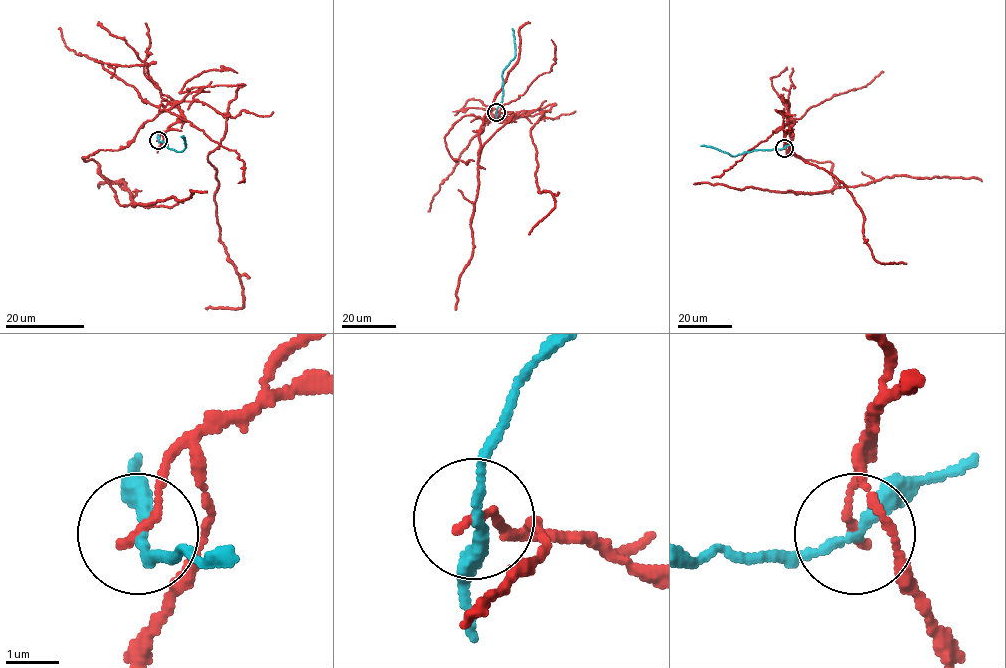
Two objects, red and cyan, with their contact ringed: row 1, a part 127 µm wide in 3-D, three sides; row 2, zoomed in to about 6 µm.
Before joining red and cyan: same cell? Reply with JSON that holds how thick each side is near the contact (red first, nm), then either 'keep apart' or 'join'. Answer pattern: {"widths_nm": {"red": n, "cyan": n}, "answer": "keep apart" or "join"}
{"widths_nm": {"red": 150, "cyan": 200}, "answer": "keep apart"}

